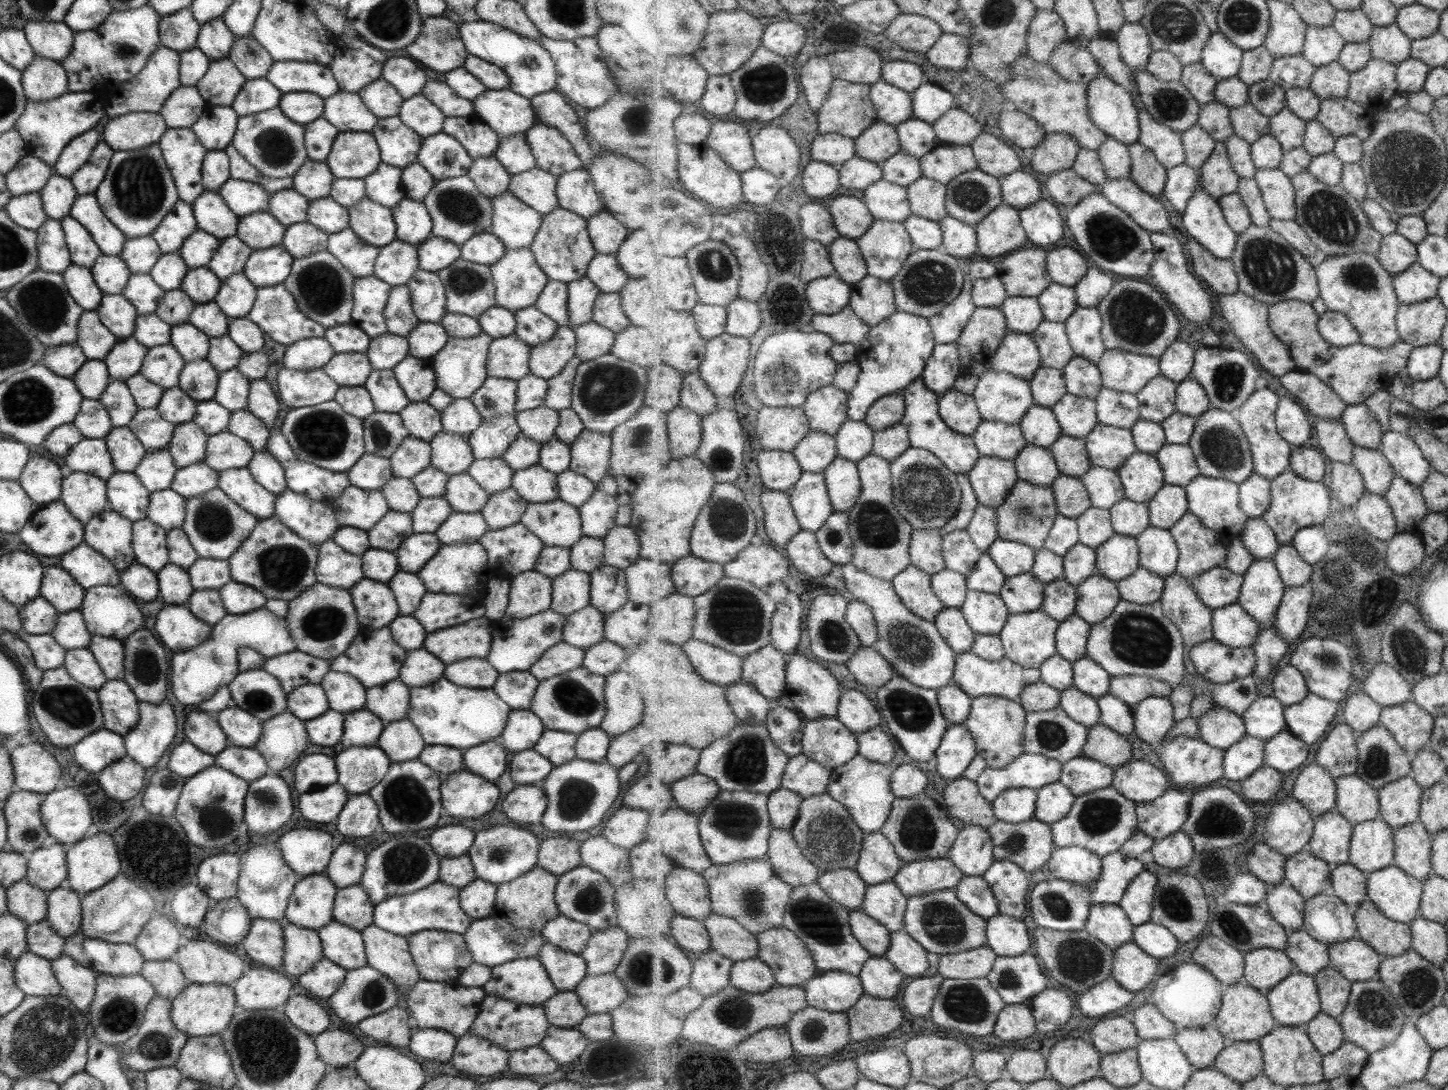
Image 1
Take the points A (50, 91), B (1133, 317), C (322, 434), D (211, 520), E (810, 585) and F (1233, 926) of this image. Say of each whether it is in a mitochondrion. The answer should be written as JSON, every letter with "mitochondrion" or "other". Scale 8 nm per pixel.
{"A":"other","B":"mitochondrion","C":"mitochondrion","D":"mitochondrion","E":"other","F":"mitochondrion"}

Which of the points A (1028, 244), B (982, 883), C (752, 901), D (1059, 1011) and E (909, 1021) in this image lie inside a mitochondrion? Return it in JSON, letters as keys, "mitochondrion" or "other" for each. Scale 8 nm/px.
{"A":"other","B":"other","C":"mitochondrion","D":"other","E":"other"}

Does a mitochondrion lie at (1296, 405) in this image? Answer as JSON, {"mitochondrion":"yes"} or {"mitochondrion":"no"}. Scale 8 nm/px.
{"mitochondrion":"no"}

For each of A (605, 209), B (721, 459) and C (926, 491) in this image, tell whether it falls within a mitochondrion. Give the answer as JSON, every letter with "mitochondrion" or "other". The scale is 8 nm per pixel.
{"A":"other","B":"mitochondrion","C":"mitochondrion"}

